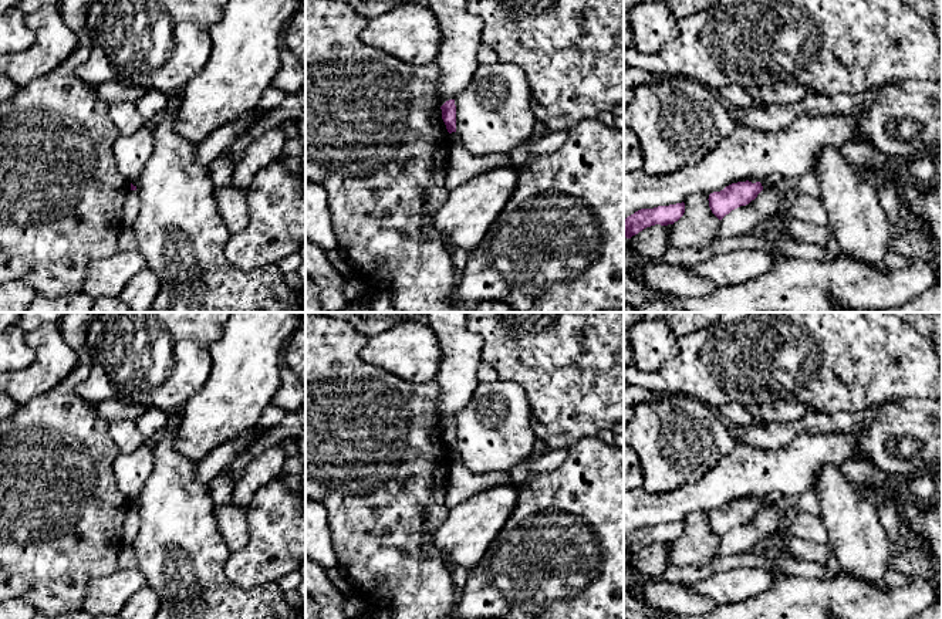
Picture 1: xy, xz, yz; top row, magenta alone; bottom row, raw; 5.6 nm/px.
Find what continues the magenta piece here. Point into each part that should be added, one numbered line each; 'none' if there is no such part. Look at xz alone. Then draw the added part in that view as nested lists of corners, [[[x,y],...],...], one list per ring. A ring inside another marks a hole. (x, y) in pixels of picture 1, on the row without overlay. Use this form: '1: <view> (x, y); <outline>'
none

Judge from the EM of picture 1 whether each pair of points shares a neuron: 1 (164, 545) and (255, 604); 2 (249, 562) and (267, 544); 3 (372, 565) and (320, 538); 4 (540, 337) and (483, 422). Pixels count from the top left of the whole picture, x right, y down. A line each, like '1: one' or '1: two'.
1: one
2: one
3: two
4: two

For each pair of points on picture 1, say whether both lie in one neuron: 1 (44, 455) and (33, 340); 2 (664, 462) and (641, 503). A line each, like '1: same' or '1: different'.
1: different
2: different

